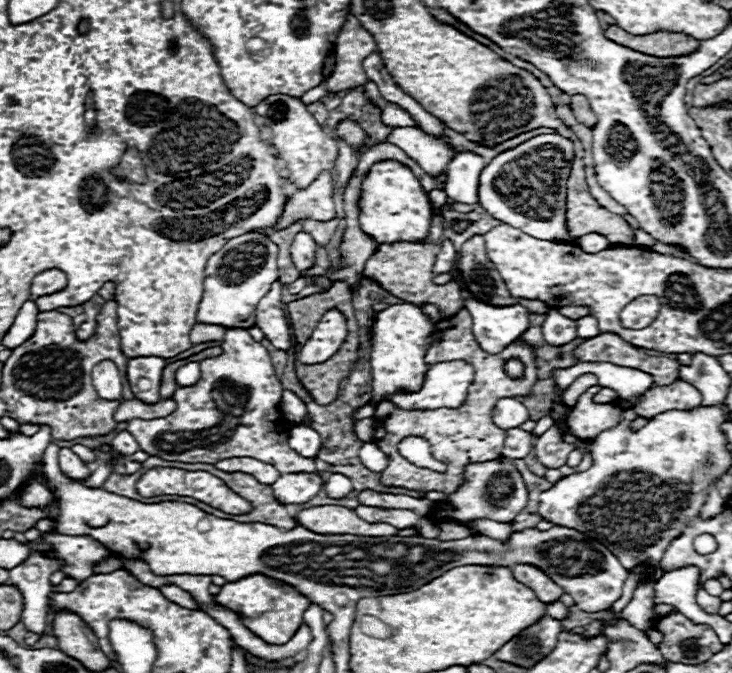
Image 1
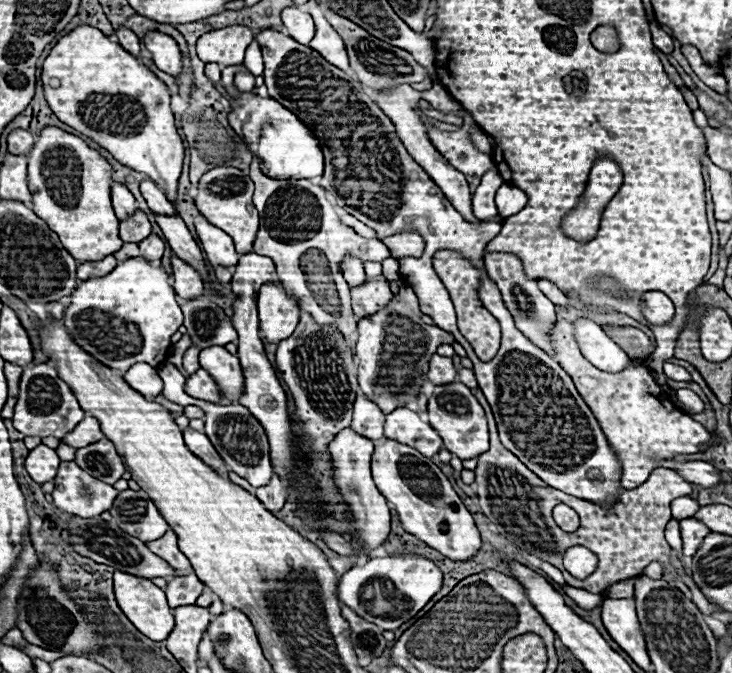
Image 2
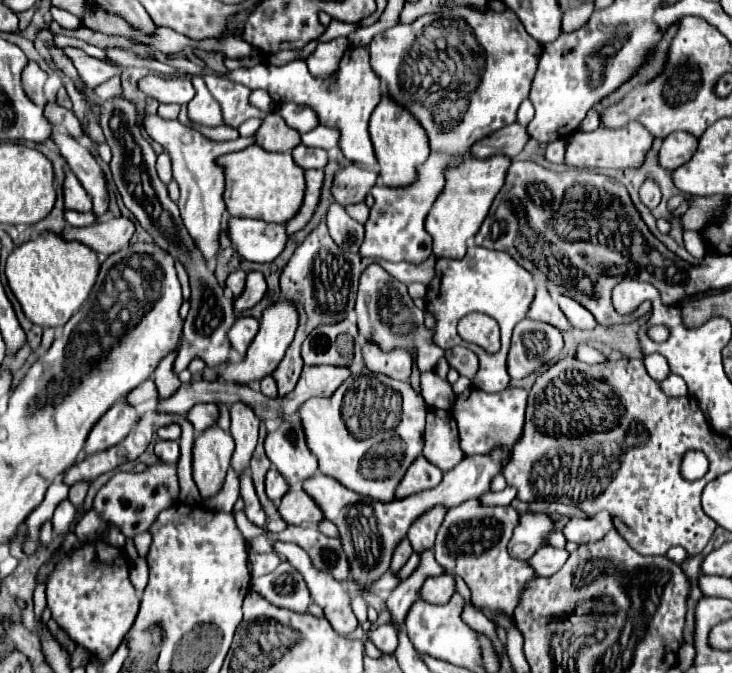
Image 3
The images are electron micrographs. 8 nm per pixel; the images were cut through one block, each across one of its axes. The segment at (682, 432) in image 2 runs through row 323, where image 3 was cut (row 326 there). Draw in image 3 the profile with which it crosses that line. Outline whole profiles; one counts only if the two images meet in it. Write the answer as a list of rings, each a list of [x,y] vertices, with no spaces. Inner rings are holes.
[[[538,286],[536,288],[536,296],[534,296],[532,304],[530,304],[528,318],[540,320],[540,322],[546,322],[546,324],[552,324],[552,326],[556,326],[560,330],[568,330],[570,328],[570,322],[566,320],[566,316],[558,308],[558,304],[550,298],[548,290],[544,290],[544,286]]]

